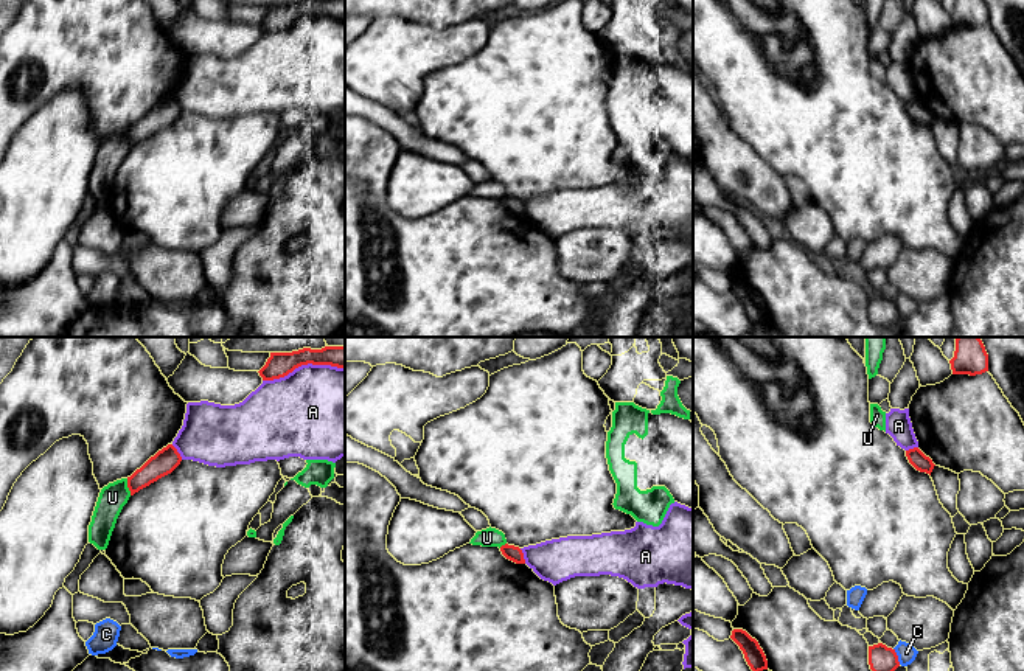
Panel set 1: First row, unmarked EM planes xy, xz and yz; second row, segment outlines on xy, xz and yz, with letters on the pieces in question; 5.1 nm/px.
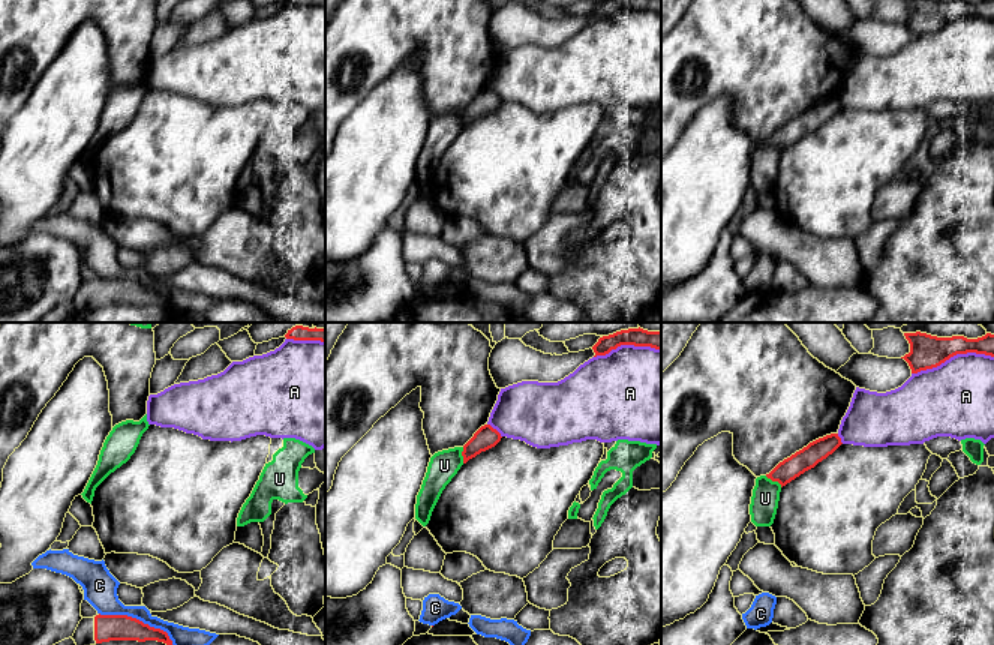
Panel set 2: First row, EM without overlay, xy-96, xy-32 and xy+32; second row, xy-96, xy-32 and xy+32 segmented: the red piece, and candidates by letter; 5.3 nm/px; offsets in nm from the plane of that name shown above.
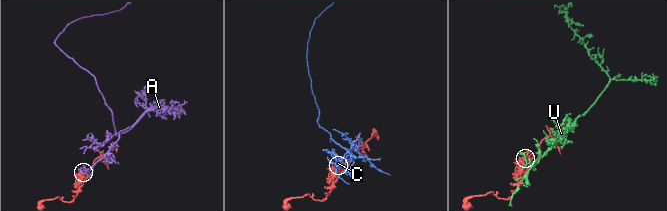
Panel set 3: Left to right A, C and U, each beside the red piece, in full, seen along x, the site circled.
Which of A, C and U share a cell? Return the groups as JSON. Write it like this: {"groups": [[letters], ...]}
{"groups": [["A"], ["C"], ["U"]]}

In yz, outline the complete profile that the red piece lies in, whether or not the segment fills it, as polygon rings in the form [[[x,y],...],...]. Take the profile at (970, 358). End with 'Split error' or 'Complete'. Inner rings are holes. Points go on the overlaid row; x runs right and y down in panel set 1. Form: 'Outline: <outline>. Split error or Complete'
Outline: [[[957,337],[954,357],[949,360],[953,374],[982,374],[988,371],[988,354],[979,337]]]. Complete

